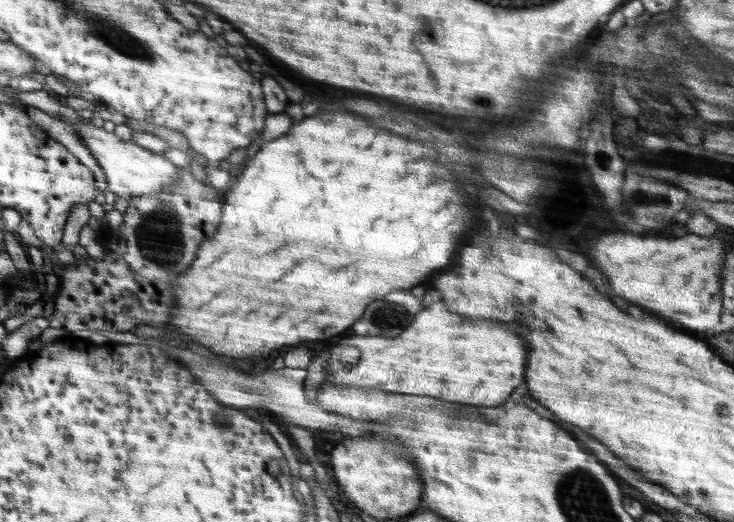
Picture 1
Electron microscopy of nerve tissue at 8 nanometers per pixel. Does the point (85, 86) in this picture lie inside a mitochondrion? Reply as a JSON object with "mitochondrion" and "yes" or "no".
{"mitochondrion":"no"}

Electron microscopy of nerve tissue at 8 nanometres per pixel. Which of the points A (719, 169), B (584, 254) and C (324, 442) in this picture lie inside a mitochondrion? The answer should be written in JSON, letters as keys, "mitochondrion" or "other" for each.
{"A":"mitochondrion","B":"other","C":"other"}

